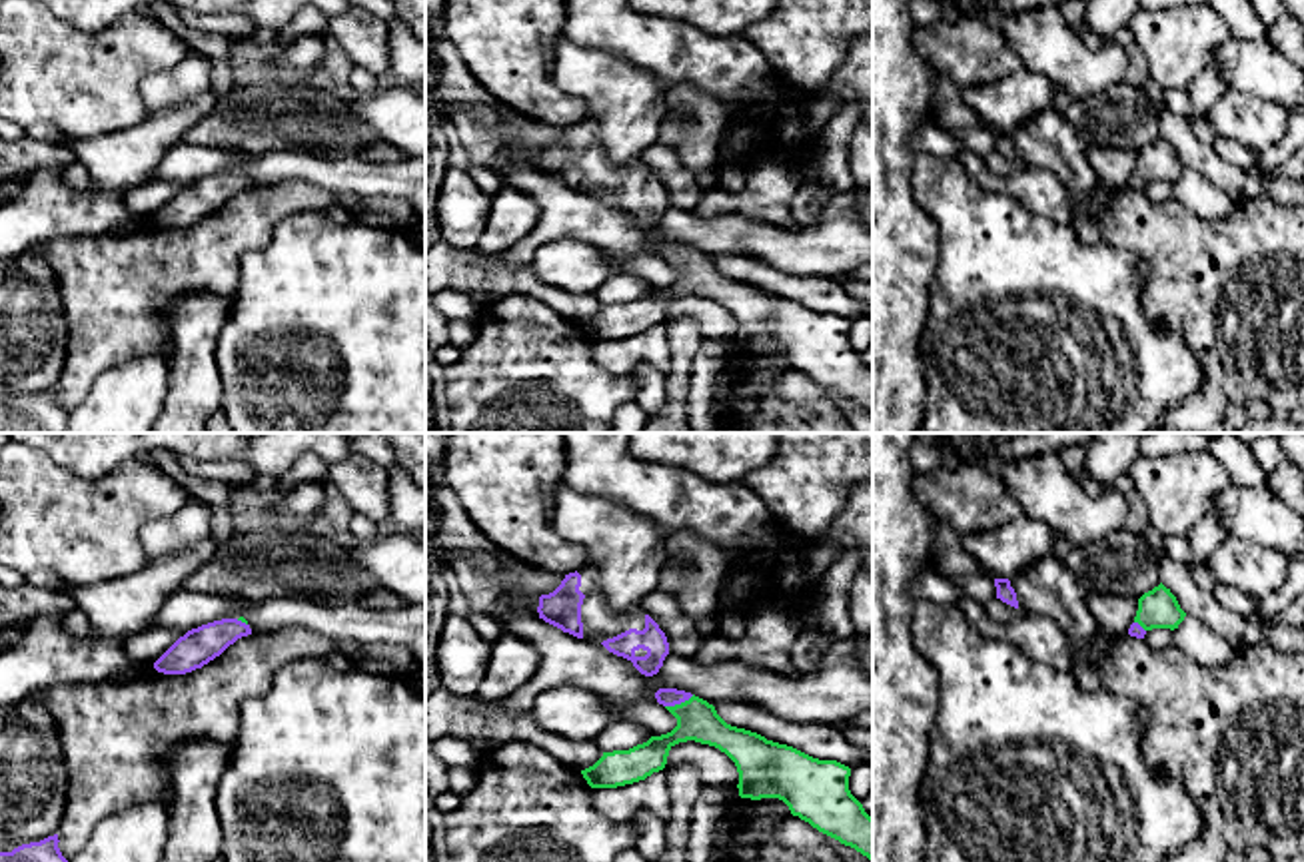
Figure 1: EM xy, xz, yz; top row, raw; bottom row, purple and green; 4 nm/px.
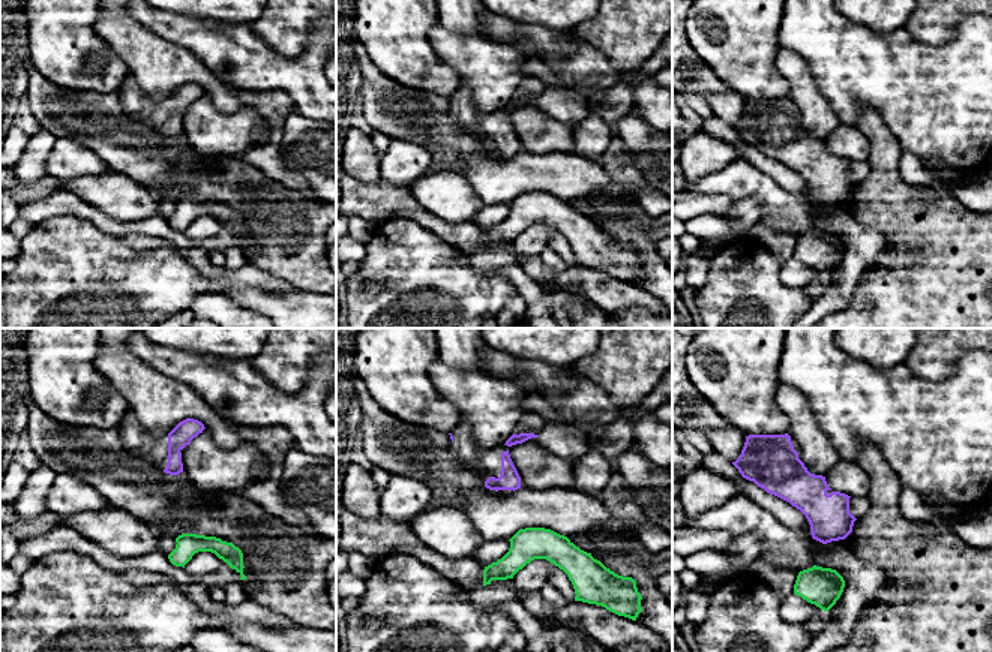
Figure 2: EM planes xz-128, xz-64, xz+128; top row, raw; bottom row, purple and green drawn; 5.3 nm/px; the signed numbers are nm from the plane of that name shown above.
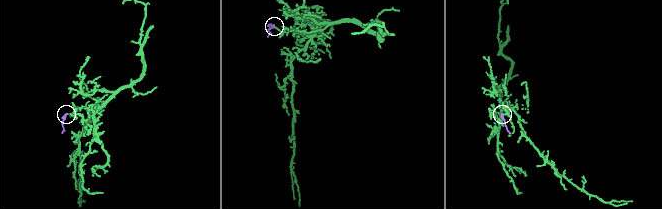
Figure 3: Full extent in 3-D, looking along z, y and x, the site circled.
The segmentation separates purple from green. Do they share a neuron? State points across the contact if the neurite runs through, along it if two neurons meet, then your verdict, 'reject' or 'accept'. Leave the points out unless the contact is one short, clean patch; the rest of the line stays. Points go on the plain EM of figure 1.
way xz (667, 250), (679, 256), (697, 274); accept

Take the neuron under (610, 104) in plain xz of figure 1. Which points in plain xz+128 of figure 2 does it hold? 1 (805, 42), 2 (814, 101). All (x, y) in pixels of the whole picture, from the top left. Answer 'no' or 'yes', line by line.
1: no
2: yes

